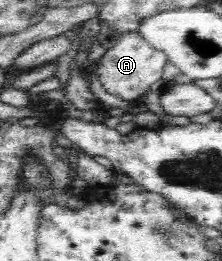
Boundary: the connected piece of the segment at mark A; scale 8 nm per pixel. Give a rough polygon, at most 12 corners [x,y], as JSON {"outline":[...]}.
{"outline":[[139,33],[121,35],[92,72],[136,101],[169,59]]}

